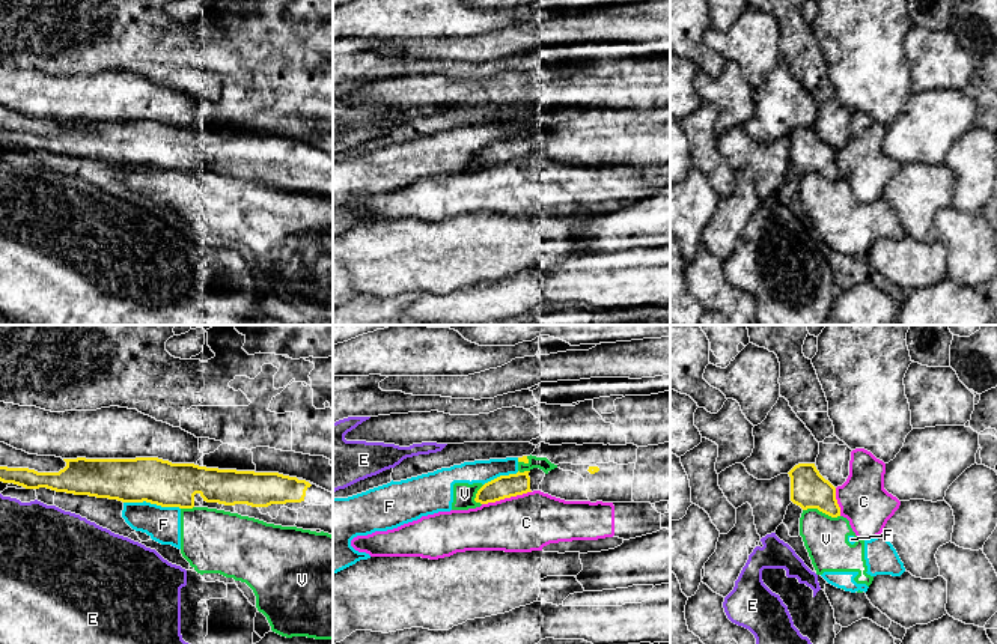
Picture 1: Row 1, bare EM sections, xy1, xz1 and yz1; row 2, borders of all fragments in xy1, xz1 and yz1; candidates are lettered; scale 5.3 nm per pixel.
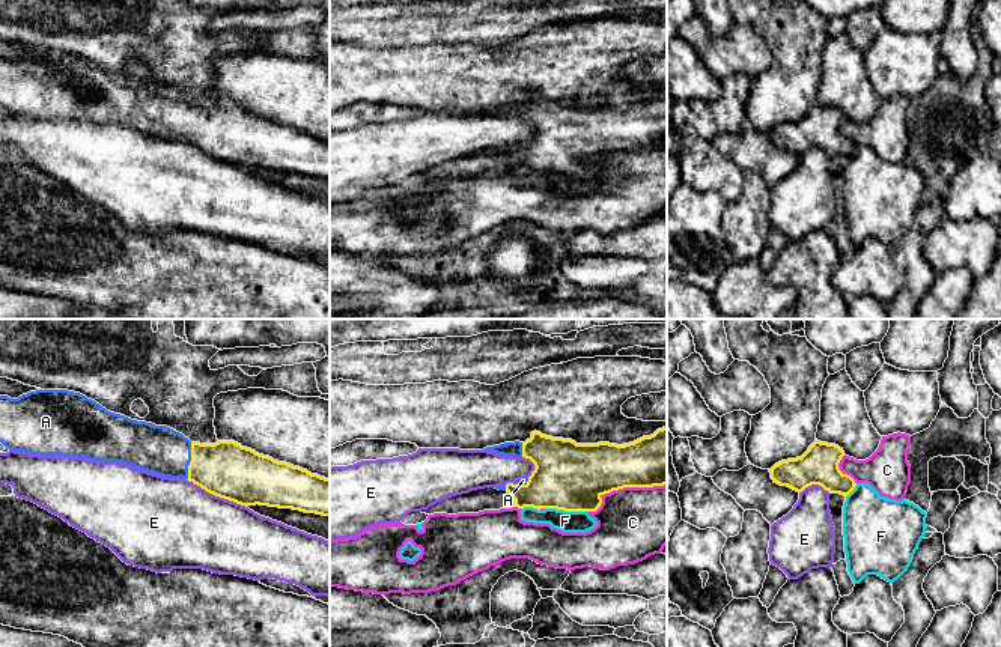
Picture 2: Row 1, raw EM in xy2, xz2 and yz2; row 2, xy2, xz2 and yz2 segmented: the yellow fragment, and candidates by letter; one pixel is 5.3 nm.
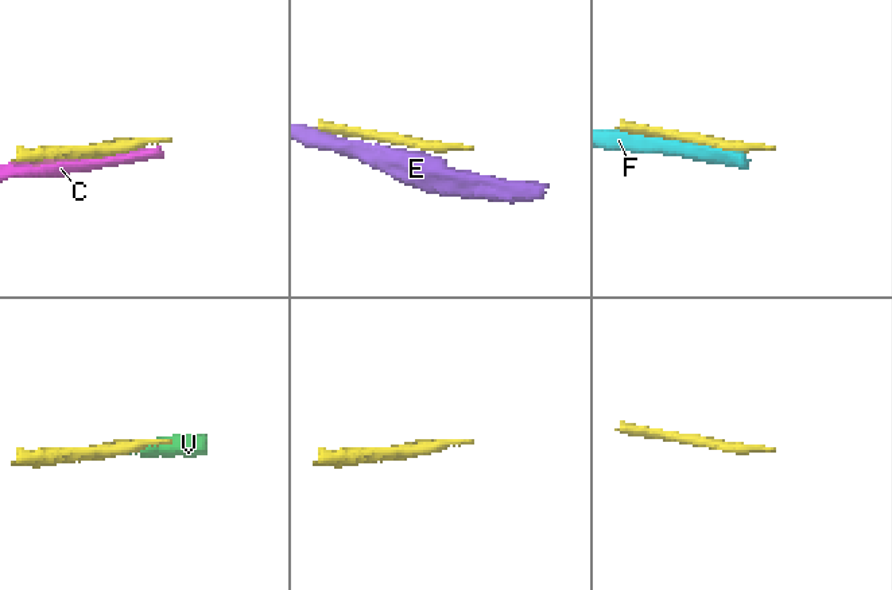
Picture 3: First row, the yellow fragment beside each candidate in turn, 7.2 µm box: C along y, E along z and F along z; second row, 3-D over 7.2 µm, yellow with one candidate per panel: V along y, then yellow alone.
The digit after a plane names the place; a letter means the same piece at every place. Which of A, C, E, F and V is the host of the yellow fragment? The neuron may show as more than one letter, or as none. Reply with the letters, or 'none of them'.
A

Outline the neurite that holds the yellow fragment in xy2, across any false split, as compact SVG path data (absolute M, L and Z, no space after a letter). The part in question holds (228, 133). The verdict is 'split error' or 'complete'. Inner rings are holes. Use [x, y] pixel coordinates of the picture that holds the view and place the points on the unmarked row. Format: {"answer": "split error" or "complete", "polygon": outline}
{"answer": "split error", "polygon": "M36 53L11 62L0 59L0 105L15 114L39 119L75 119L98 125L120 125L170 141L185 141L206 155L241 169L268 169L330 179L330 141L235 104L191 105L182 96L131 83L68 53Z"}

